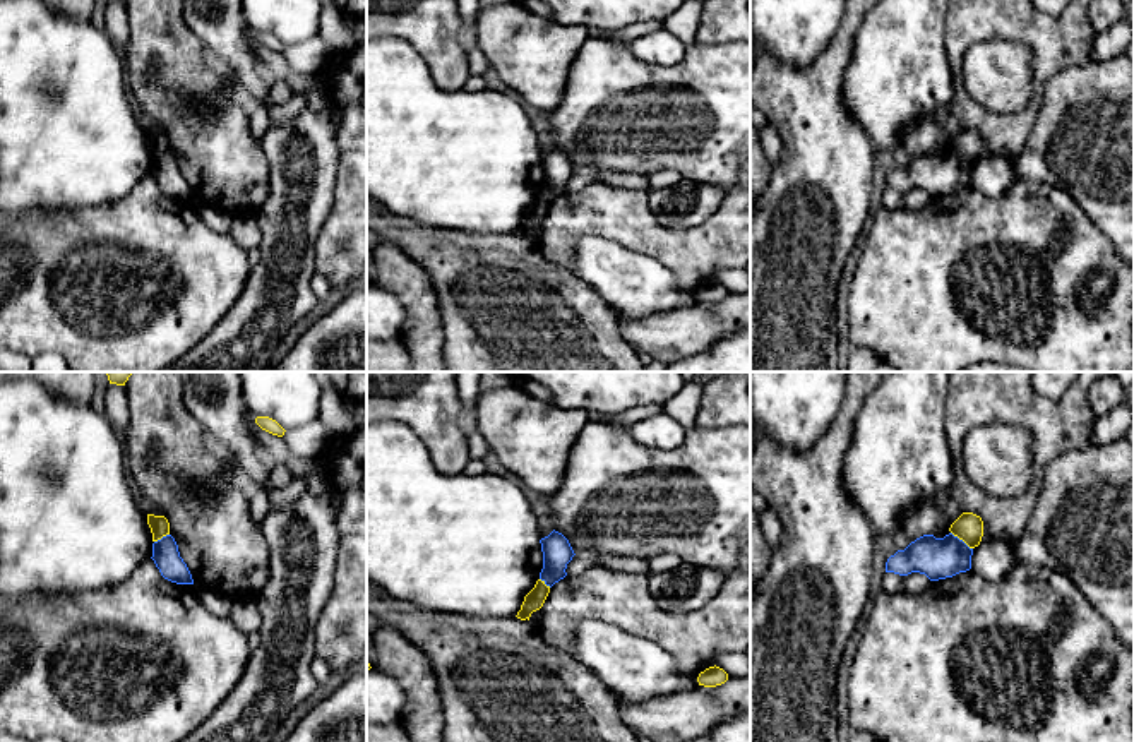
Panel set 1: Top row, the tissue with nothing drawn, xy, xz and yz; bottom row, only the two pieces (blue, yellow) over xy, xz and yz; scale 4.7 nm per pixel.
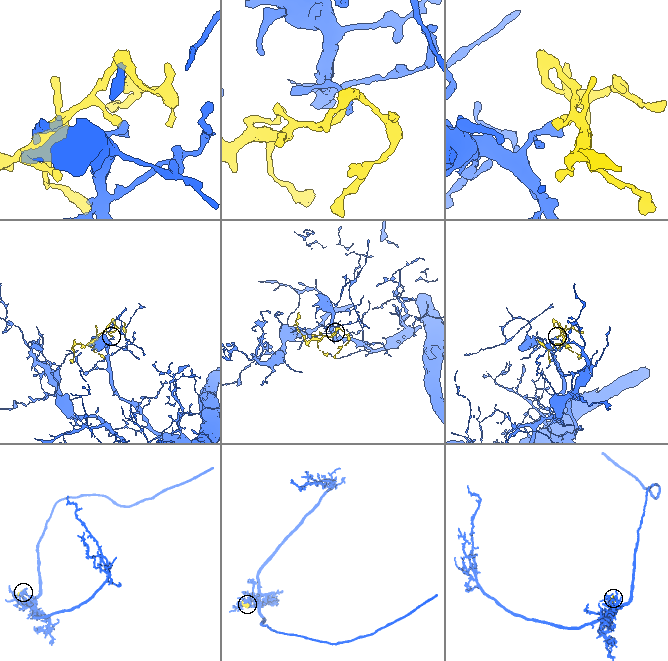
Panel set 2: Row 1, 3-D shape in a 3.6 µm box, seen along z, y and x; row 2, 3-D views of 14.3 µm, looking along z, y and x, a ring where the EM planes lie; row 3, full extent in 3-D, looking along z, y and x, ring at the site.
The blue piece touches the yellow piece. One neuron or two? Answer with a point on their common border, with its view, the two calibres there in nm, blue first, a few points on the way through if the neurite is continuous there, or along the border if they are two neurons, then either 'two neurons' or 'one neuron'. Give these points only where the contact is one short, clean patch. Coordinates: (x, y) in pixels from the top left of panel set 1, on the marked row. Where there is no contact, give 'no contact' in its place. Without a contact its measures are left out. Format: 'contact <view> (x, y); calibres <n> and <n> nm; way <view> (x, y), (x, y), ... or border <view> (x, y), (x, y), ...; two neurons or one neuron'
contact yz (961, 540); calibres 190 and 140 nm; border yz (951, 532), (972, 549); two neurons

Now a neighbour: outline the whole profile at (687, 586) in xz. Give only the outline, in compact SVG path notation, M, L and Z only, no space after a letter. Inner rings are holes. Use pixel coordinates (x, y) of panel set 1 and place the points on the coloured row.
M699 564L680 565L649 574L649 591L661 610L689 613L718 595L725 574Z

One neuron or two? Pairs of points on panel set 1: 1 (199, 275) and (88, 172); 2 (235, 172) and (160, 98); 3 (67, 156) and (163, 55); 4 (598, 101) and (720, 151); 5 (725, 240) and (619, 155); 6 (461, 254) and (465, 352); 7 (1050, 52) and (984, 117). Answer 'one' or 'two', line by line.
1: two
2: one
3: two
4: one
5: two
6: one
7: one

